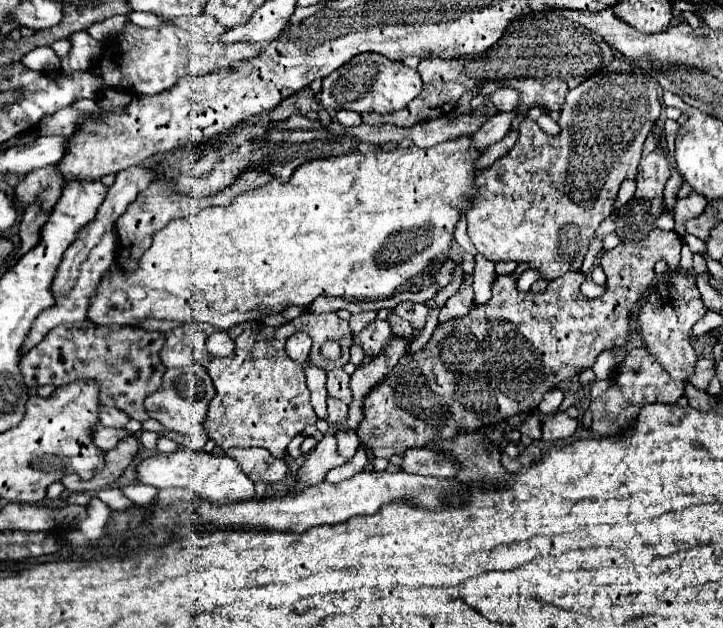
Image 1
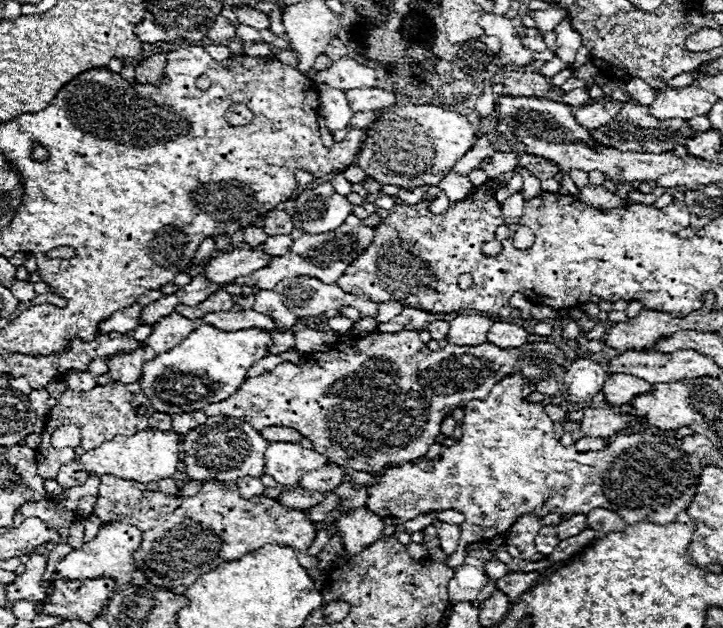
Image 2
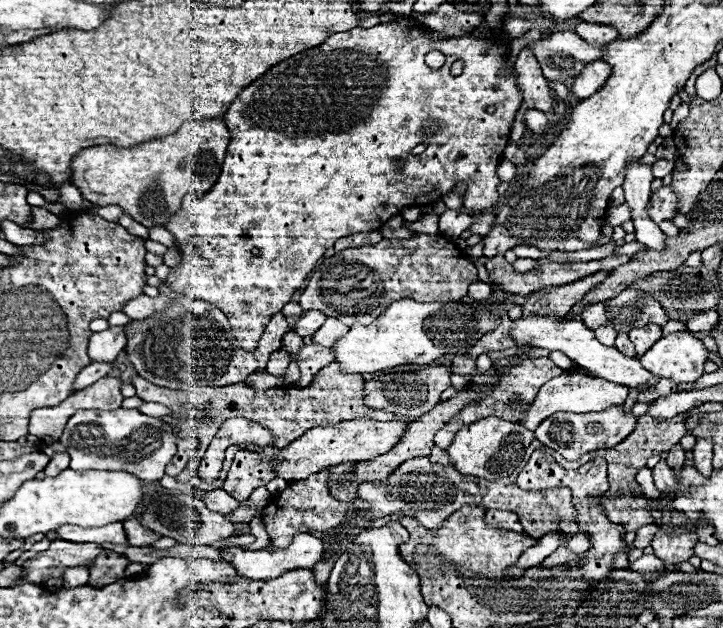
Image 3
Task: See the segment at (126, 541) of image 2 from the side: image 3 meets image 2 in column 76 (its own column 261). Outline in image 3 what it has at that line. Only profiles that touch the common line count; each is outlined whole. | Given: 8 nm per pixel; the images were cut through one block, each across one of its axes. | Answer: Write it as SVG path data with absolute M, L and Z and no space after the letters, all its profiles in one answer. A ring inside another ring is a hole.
M296 534L292 544L288 548L276 548L276 546L266 546L262 550L244 550L240 546L224 546L222 548L222 560L224 562L230 562L236 572L244 578L250 578L250 580L268 580L268 578L276 578L284 572L290 572L290 570L296 570L296 568L314 568L316 562L320 562L324 554L324 542L312 534Z

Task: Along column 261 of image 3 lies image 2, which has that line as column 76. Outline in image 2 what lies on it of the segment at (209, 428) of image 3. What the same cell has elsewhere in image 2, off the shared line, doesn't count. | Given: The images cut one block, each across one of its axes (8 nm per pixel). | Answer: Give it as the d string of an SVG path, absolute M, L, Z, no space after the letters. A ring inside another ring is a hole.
M138 382L134 384L106 384L106 386L96 386L94 390L88 392L76 392L76 390L64 390L58 396L58 404L48 412L46 416L46 428L42 436L46 434L48 440L52 432L64 424L76 424L82 430L82 448L92 450L98 448L102 442L112 440L114 436L134 436L136 432L148 428L148 422L154 414L154 406L150 400L142 394L142 388Z

